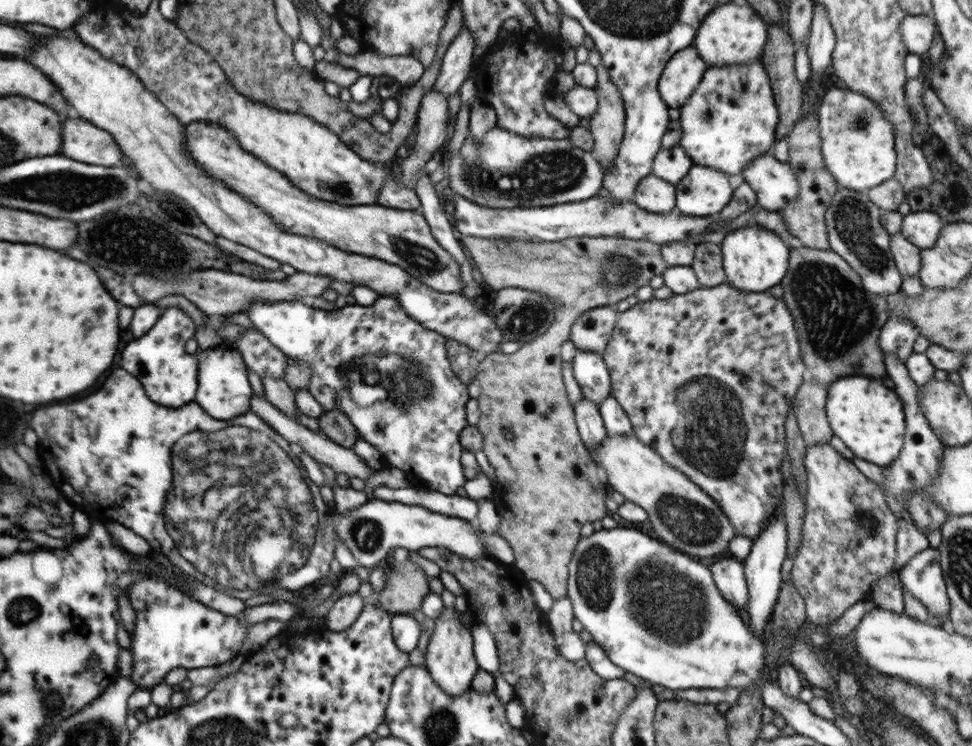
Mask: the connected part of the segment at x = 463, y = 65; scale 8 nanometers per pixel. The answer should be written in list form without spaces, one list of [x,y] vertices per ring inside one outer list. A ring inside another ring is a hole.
[[[462,25],[456,38],[444,53],[441,69],[432,89],[444,93],[447,99],[459,92],[462,83],[469,78],[474,45],[476,39],[473,32]]]

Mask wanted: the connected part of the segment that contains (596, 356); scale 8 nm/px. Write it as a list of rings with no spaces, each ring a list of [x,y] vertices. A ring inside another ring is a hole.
[[[577,350],[572,362],[583,396],[599,406],[611,394],[611,378],[603,353]]]

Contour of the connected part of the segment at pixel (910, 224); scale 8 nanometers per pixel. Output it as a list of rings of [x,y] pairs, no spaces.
[[[932,210],[911,211],[903,217],[900,233],[919,249],[932,248],[944,225]]]

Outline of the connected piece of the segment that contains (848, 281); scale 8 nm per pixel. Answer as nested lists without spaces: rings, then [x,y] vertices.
[[[790,247],[788,270],[779,283],[785,292],[783,299],[786,308],[789,308],[797,328],[801,355],[811,380],[829,385],[844,376],[870,376],[880,380],[887,376],[884,353],[878,344],[881,328],[889,317],[886,296],[868,292],[858,273],[837,252],[831,248]]]

